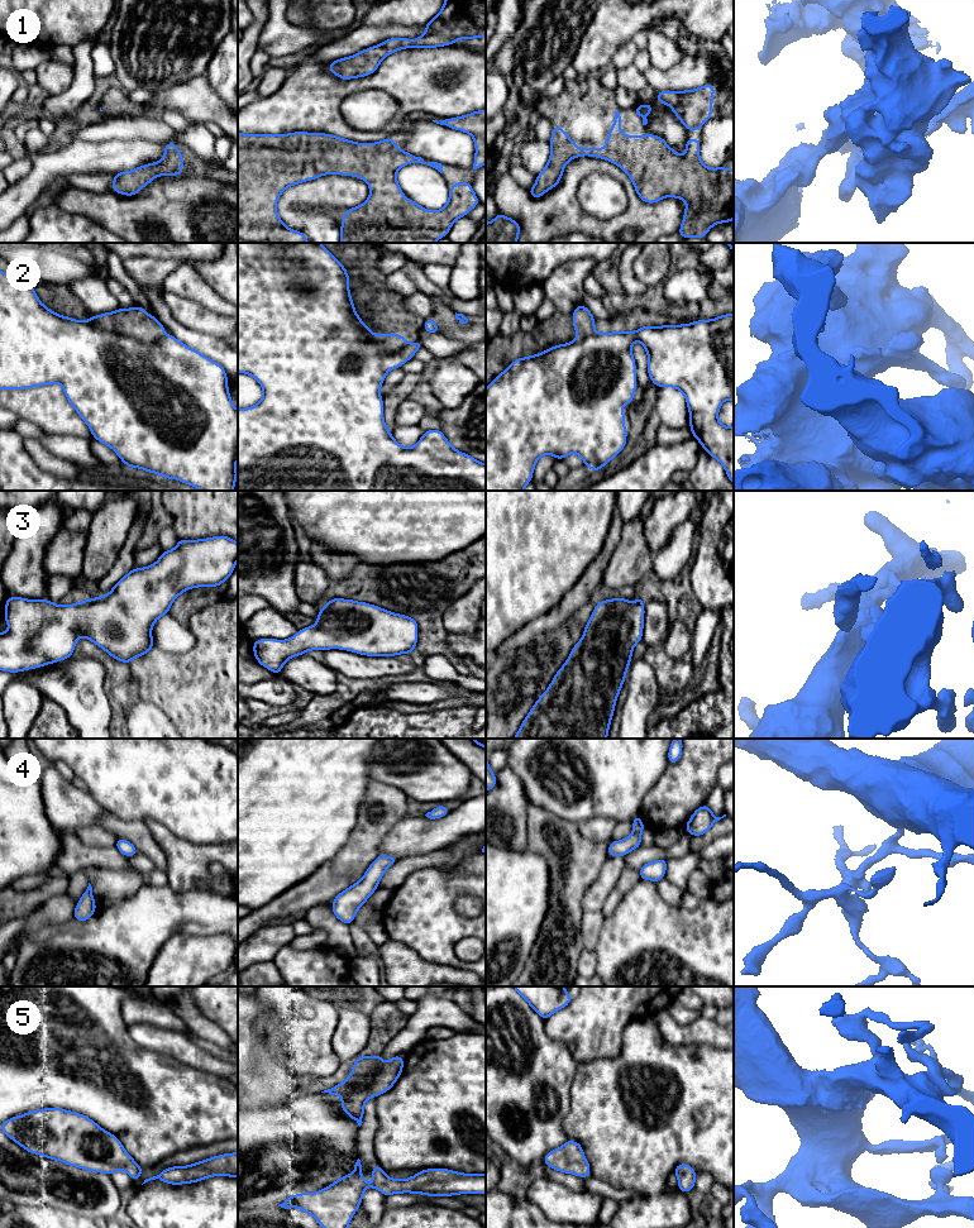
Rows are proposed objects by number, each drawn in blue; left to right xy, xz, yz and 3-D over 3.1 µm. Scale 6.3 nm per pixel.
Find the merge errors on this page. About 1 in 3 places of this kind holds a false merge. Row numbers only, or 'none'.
2

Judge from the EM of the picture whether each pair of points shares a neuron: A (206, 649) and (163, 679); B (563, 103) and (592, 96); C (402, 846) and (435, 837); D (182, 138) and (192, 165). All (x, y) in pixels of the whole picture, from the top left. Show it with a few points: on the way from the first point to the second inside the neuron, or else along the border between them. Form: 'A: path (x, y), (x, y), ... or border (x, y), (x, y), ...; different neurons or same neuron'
A: path (196, 659), (173, 679); same neuron
B: path (571, 103), (585, 101); same neuron
C: path (410, 839), (428, 837); same neuron
D: border (178, 146), (190, 149), (203, 159), (214, 161); different neurons

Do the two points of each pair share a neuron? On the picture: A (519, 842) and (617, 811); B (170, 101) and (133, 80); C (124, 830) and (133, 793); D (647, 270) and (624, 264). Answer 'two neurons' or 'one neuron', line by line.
A: two neurons
B: two neurons
C: two neurons
D: two neurons

